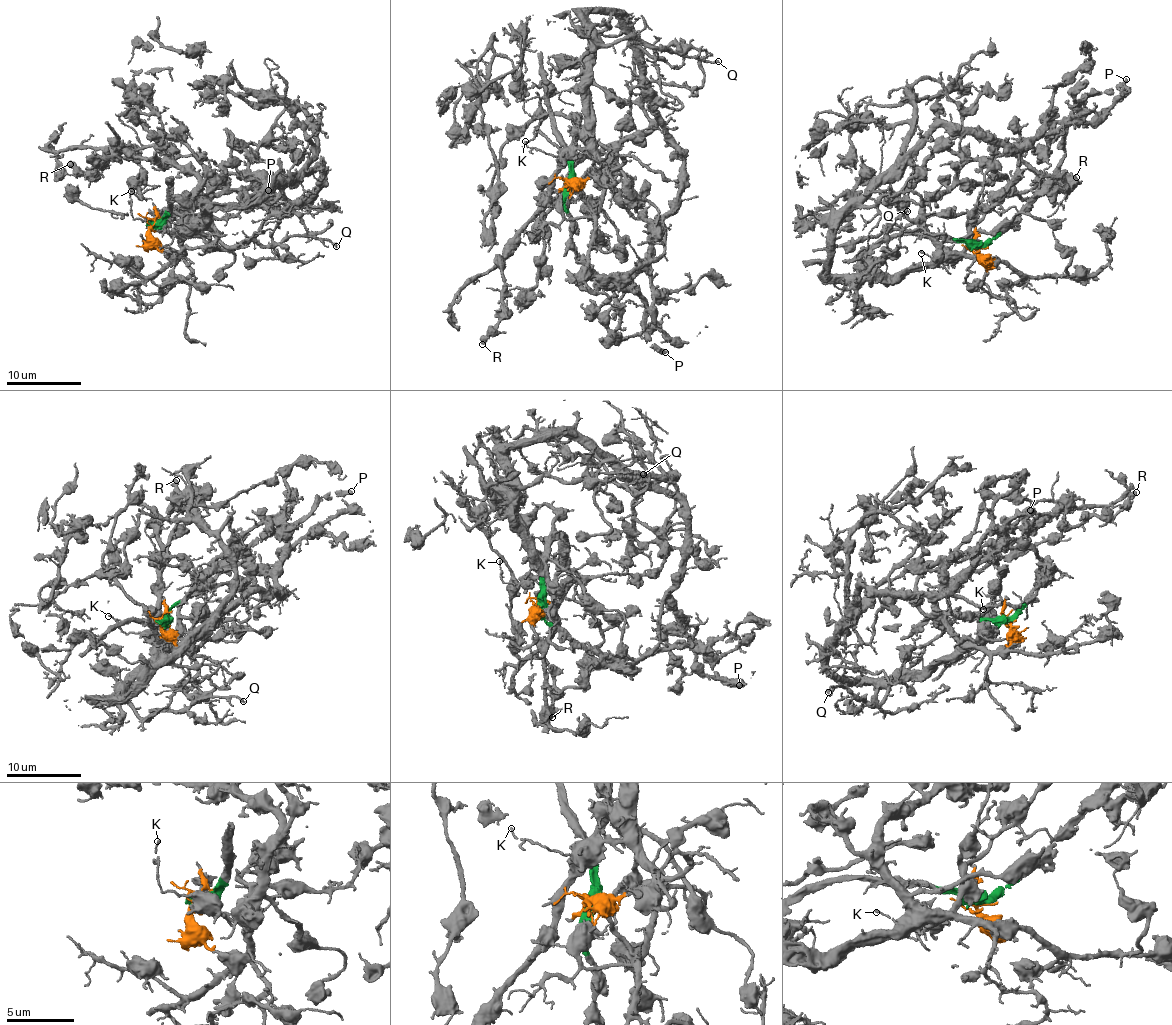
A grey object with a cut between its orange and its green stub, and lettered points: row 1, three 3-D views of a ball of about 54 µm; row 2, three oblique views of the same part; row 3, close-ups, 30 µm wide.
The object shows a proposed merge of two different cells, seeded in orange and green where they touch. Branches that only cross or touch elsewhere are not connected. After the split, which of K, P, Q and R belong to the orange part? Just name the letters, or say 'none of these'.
K, Q, R

